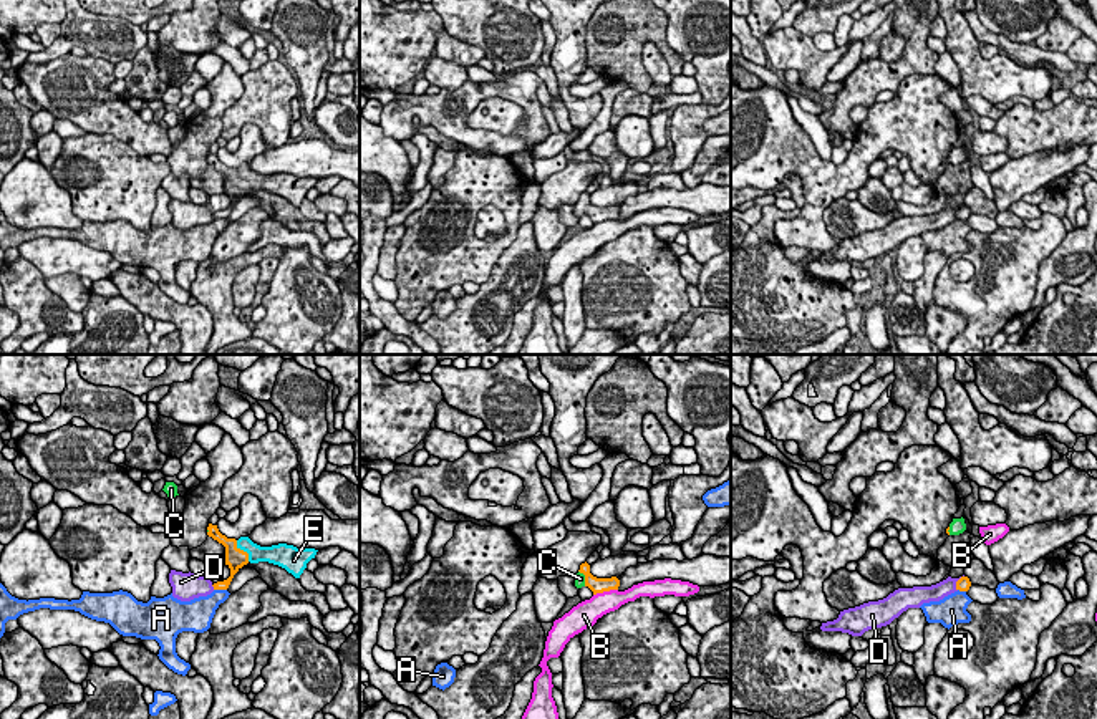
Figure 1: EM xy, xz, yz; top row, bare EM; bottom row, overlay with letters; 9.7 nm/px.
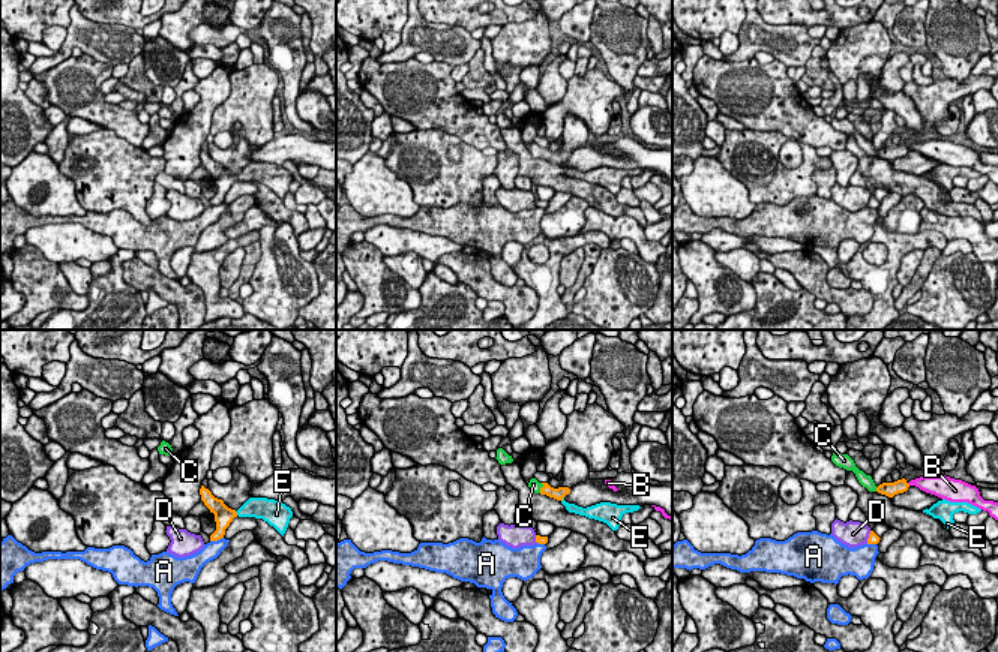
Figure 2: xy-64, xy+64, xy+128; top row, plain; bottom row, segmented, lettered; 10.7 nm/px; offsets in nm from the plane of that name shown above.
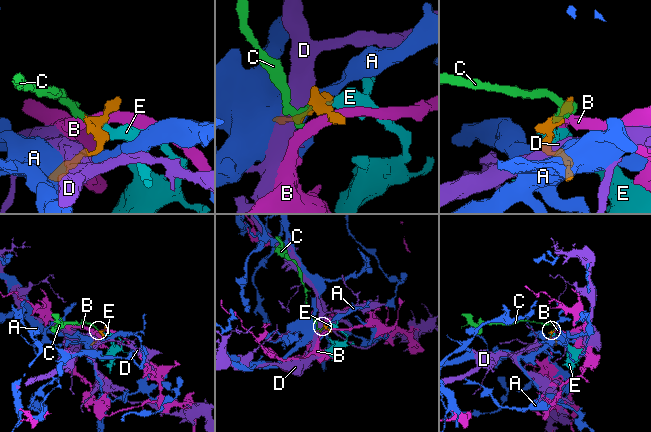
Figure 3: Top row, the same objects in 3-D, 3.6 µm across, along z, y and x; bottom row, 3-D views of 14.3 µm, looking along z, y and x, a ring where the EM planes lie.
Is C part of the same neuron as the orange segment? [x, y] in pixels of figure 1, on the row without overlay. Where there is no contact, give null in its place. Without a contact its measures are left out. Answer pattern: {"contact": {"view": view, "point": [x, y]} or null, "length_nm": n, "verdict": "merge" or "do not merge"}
{"contact": {"view": "xz", "point": [585, 207]}, "length_nm": 170, "verdict": "merge"}

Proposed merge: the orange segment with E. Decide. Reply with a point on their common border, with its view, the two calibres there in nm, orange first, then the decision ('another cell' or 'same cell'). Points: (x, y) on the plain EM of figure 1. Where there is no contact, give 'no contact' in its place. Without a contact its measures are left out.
contact xy (242, 179); calibres 200 and 160 nm; same cell

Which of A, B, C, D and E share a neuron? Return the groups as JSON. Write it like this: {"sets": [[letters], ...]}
{"sets": [["A"], ["B"], ["C", "E"], ["D"]]}

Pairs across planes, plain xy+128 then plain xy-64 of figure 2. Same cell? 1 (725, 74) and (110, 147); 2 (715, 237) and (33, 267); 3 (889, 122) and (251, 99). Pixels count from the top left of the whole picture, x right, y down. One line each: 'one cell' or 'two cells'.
1: two cells
2: two cells
3: one cell

